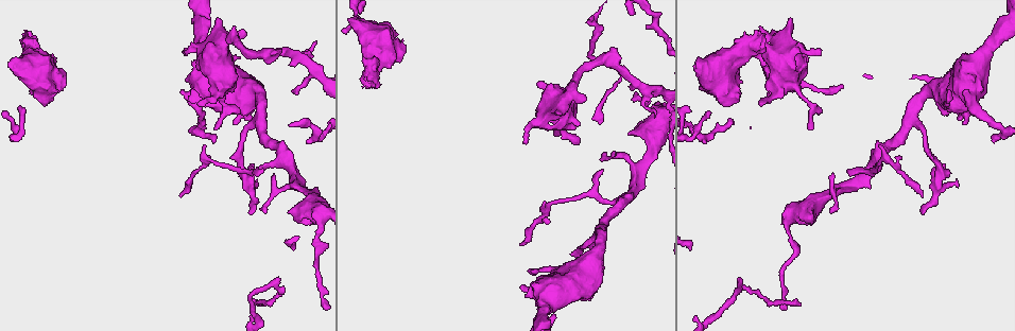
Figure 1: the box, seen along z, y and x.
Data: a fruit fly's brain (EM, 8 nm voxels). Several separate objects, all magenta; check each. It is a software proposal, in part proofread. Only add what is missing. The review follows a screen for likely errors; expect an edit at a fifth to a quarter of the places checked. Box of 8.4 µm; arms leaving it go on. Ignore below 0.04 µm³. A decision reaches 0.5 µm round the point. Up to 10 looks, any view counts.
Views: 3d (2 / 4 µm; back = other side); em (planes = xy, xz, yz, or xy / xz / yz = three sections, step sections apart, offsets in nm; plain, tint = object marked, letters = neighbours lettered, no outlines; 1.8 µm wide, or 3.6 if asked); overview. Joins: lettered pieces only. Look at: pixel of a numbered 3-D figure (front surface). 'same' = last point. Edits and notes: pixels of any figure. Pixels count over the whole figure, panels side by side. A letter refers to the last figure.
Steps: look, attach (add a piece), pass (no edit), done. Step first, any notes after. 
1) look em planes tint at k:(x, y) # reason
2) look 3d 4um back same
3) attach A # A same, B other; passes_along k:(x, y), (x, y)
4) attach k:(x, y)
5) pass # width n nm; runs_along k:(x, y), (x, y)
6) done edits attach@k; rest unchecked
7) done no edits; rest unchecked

look em 3.6um planes letters at 1:(39, 98)

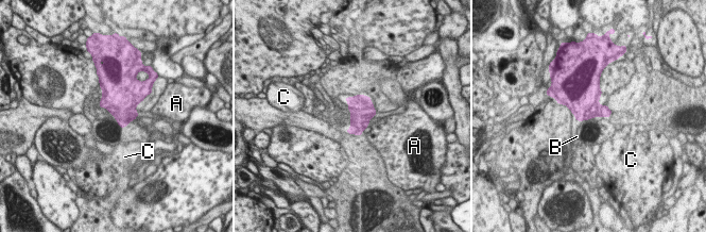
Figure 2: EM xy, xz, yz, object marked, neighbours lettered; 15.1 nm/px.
attach B # width 360 nm; A other, B same, C other; passes_along 2:(584, 105), (578, 119), (577, 135); the cell continues

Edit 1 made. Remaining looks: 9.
look em planes tint at 1:(541, 85) # tapers out

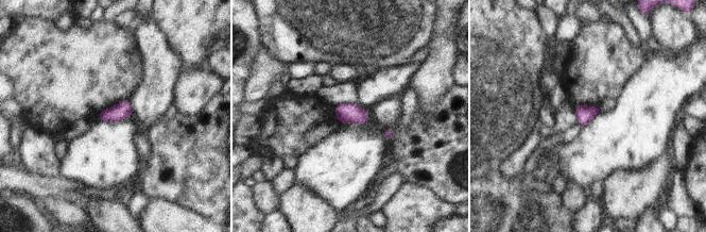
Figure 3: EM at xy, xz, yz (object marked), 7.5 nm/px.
look em planes letters same # what lies round it

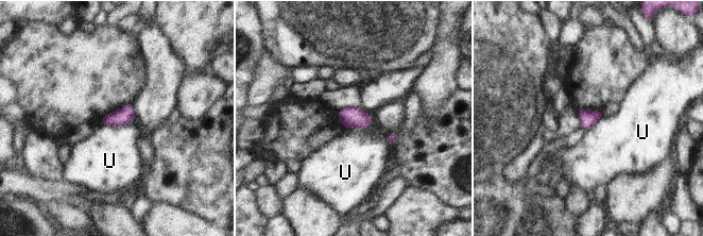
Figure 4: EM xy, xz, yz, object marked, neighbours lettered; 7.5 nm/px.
pass # U other; border 4:(372, 119), (367, 127), (342, 127); no lettered piece goes on from it

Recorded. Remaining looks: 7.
look 3d 2um at 1:(251, 212) # an open end

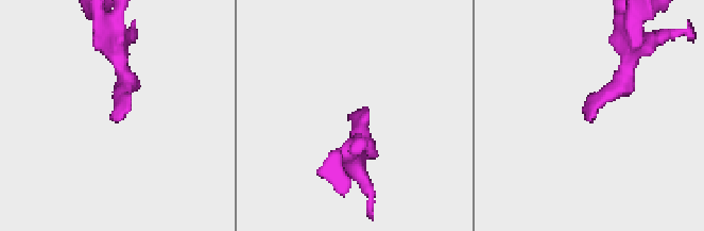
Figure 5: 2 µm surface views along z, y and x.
look em planes letters at 5:(588, 116)

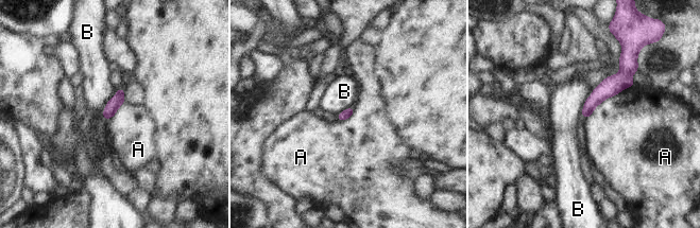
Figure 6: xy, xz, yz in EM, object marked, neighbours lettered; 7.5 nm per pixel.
pass # A other, B other; border 6:(596, 87), (586, 99), (580, 115); none of them fits

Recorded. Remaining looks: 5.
look 3d 4um at 1:(553, 316)

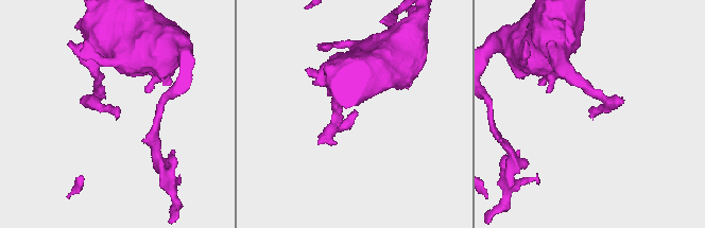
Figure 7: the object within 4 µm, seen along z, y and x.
look em planes plain at 7:(355, 112) # arm_widths 170, 180 nm; need the tissue

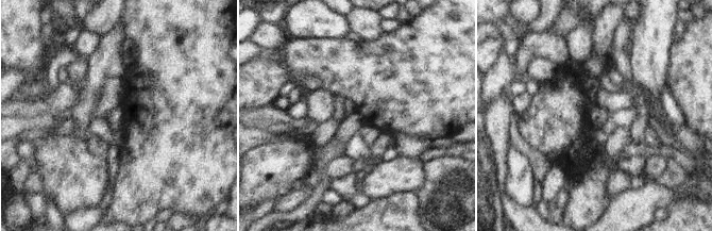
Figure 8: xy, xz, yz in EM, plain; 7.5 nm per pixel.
look em planes letters same

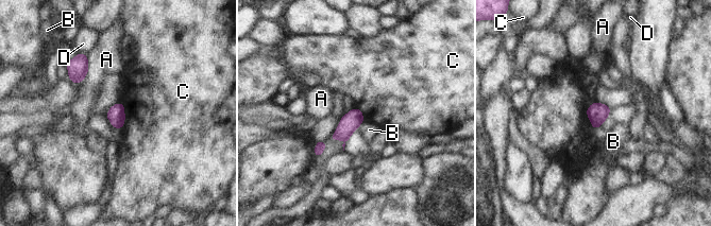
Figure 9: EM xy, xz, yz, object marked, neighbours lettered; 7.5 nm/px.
pass # width 130 nm; A other, B other, C other, D other; border 9:(119, 102), (123, 106), (122, 127); none of them fits

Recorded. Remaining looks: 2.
look em planes letters at 1:(261, 116) # sudden change in width

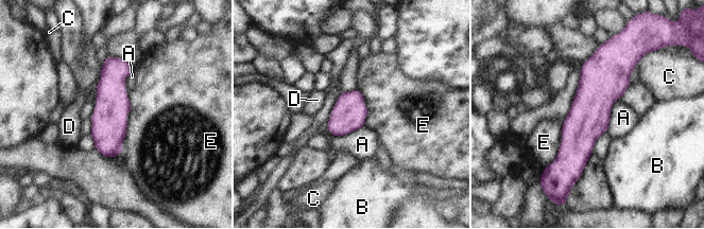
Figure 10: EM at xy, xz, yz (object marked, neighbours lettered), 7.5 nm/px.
pass # width 240 nm; longest_contact E 380 nm; A other, B other, C other, D other, E other; none of them fits

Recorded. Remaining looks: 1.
done edits attach@2; rest unchecked

